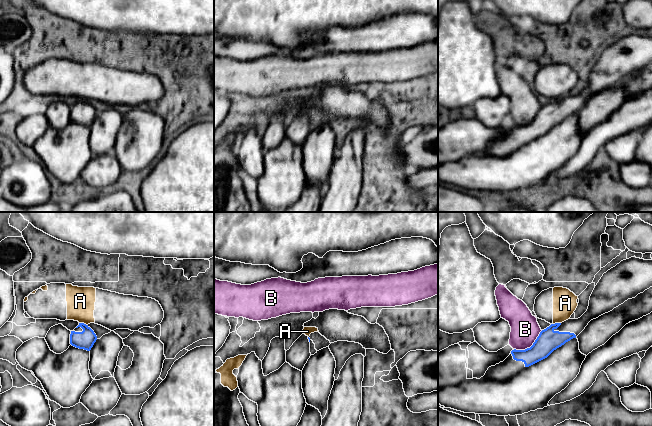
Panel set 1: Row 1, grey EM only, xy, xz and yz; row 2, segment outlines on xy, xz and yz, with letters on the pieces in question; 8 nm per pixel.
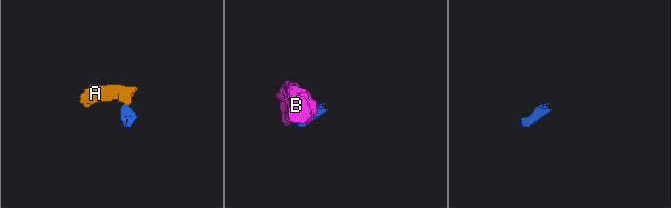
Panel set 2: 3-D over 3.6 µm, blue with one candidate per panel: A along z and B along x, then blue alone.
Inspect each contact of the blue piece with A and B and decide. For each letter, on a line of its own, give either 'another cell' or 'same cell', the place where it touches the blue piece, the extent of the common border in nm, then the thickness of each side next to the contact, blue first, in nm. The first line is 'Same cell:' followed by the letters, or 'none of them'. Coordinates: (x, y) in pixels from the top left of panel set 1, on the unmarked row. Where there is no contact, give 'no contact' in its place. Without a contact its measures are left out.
Same cell: none of them
A: another cell; meets blue in xy at (83, 99); contact 80 nm long; 150 nm thick on the blue side, 220 nm on the other
B: another cell; meets blue in yz at (531, 122); contact 280 nm long; 180 nm thick on the blue side, 220 nm on the other

